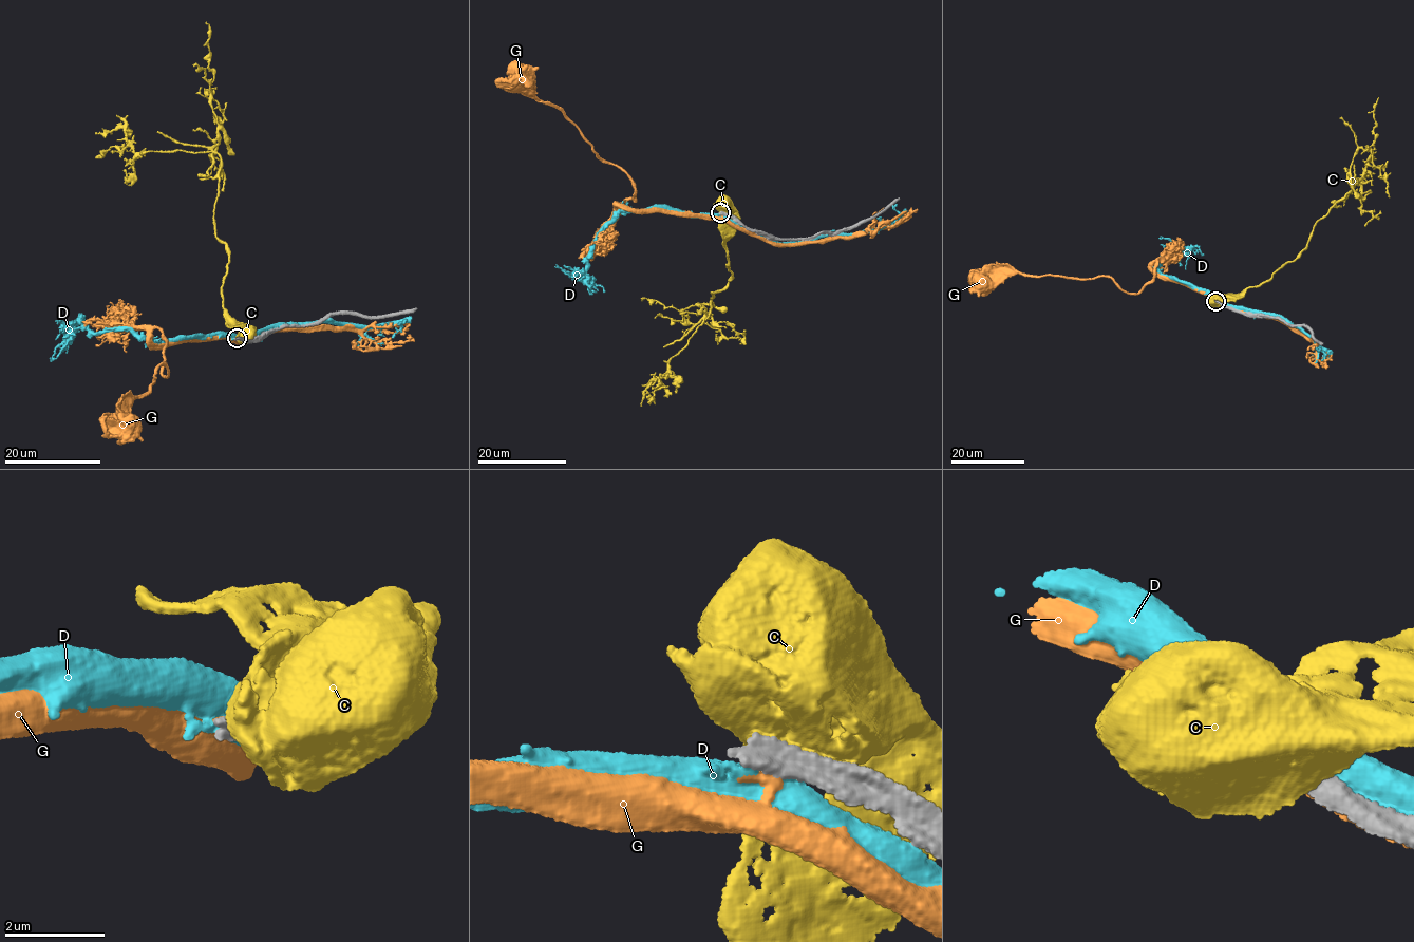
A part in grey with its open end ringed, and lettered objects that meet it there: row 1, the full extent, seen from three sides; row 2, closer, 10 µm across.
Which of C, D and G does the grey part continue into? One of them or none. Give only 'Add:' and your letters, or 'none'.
Add: none

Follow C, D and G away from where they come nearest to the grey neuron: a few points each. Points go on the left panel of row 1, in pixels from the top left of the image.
C: (241, 337), (222, 305), (228, 260), (213, 220), (221, 166), (213, 150), (206, 21)
D: (237, 337), (270, 326), (331, 319), (370, 326), (401, 324), (407, 320)
G: (237, 339), (158, 346), (152, 330), (163, 333), (169, 376), (159, 364), (132, 400), (131, 421)

